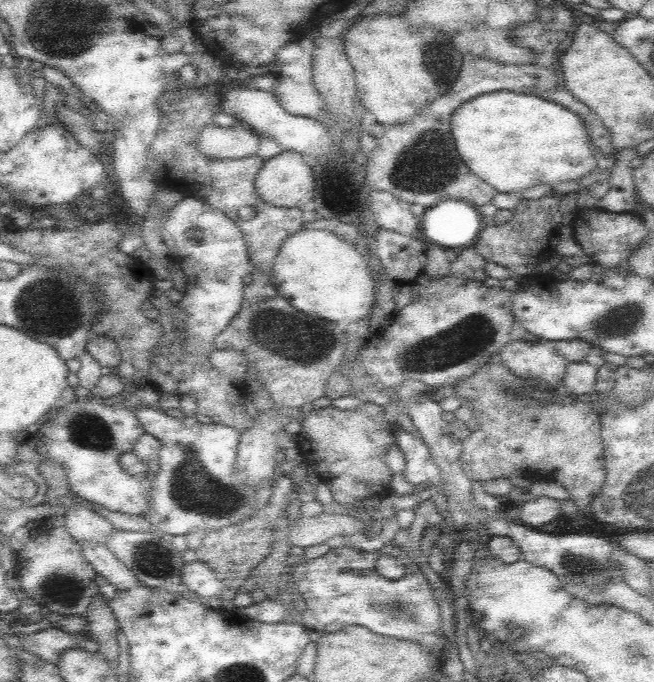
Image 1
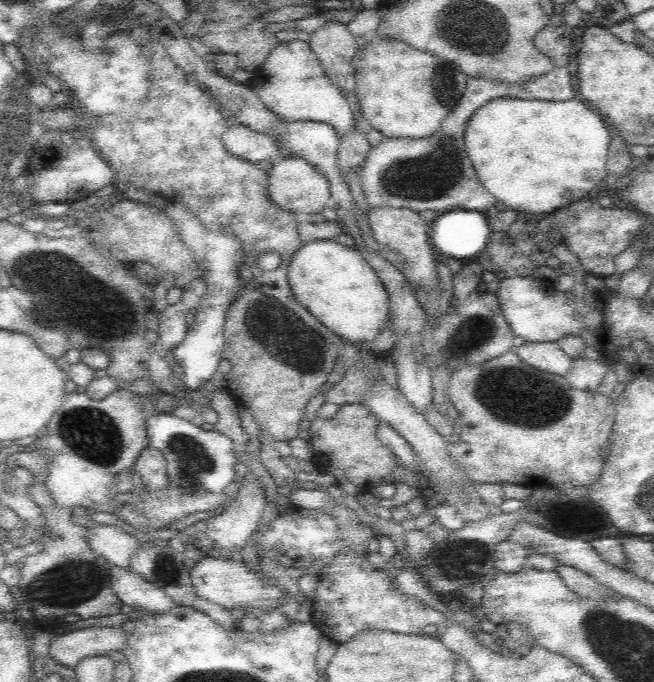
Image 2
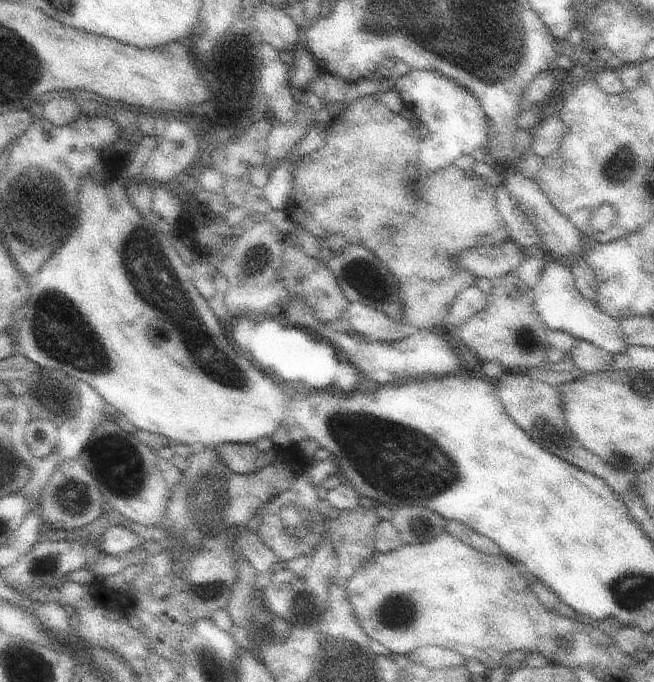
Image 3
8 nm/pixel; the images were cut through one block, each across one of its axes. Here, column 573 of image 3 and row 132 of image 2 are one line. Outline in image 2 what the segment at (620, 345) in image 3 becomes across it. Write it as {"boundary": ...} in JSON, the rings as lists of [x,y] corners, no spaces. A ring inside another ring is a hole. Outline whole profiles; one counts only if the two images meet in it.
{"boundary":[[[284,122],[282,126],[282,140],[280,146],[286,152],[294,152],[300,158],[306,158],[328,182],[330,182],[330,192],[332,192],[332,204],[340,206],[346,214],[354,214],[356,204],[352,200],[352,192],[350,192],[350,184],[346,178],[340,176],[338,170],[338,148],[340,148],[340,134],[330,126],[330,124],[322,124],[322,122]]]}

